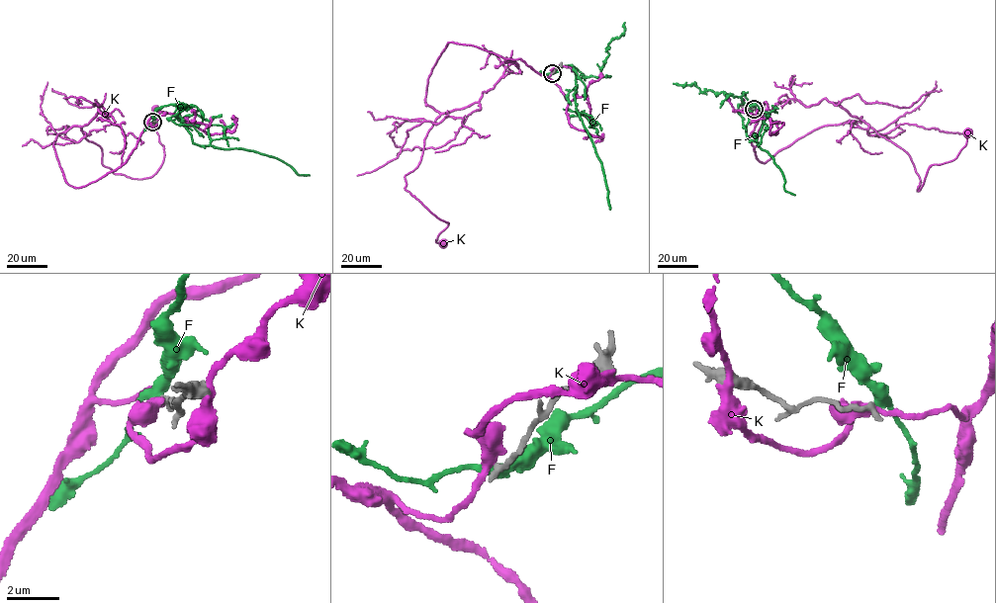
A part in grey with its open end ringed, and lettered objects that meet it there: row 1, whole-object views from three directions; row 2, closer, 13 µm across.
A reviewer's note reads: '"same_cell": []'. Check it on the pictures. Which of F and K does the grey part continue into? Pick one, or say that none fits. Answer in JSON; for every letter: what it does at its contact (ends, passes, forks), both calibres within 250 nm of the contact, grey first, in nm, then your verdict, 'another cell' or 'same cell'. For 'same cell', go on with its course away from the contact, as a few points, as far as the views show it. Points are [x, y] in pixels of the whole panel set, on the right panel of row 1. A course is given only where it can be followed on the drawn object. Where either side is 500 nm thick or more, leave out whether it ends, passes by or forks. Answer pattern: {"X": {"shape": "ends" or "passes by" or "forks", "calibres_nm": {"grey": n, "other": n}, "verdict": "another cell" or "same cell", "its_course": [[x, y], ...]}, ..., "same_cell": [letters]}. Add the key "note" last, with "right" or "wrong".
{"F": {"shape": "passes by", "calibres_nm": {"grey": 240, "other": 380}, "verdict": "same cell", "its_course": [[755, 109], [742, 92], [741, 99], [751, 110], [747, 135], [768, 151], [783, 174], [785, 190], [794, 195]]}, "K": {"shape": "passes by", "calibres_nm": {"grey": 240, "other": 380}, "verdict": "another cell"}, "same_cell": ["F"], "note": "wrong"}

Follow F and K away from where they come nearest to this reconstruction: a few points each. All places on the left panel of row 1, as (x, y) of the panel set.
F: (152, 122), (156, 109), (173, 105), (195, 143), (254, 150), (310, 175)
K: (152, 123), (120, 167), (84, 186), (64, 181), (53, 144), (73, 127), (115, 174), (155, 174), (158, 112)

